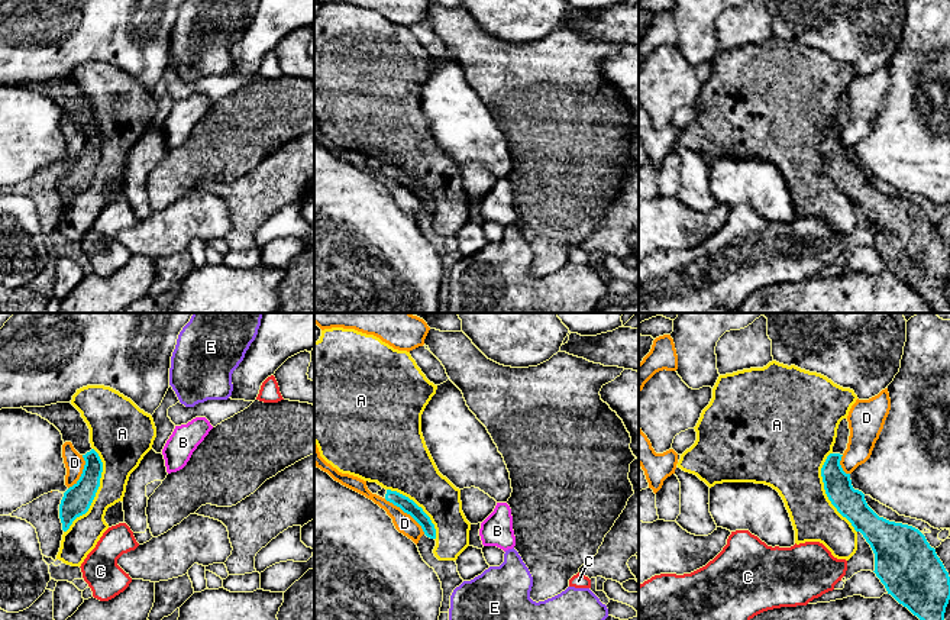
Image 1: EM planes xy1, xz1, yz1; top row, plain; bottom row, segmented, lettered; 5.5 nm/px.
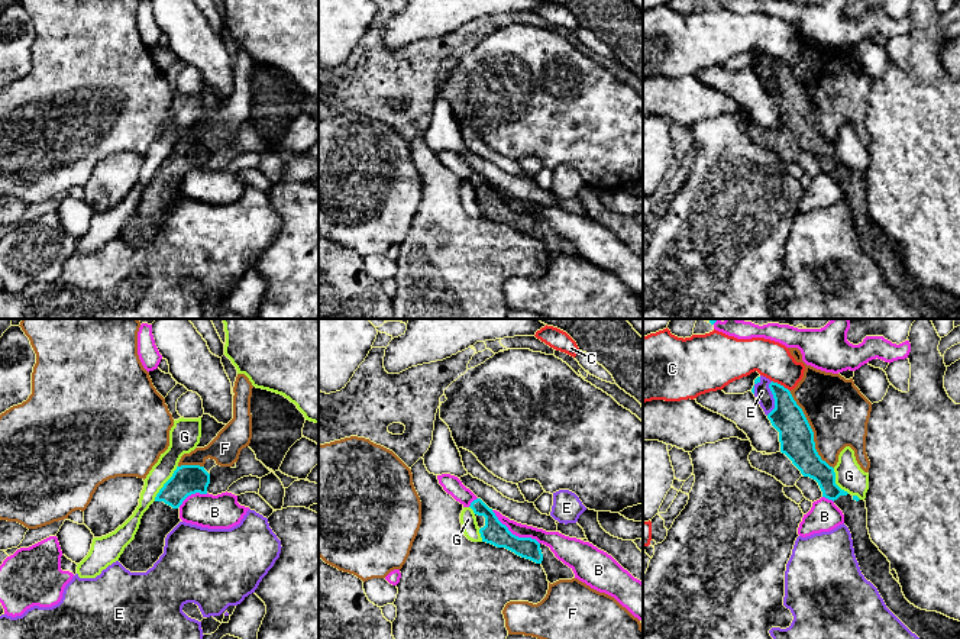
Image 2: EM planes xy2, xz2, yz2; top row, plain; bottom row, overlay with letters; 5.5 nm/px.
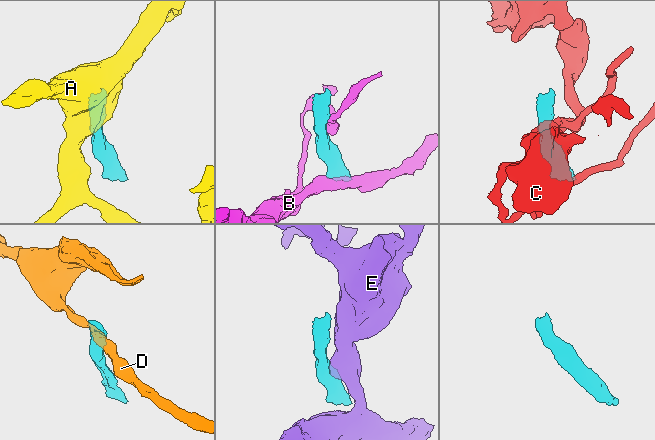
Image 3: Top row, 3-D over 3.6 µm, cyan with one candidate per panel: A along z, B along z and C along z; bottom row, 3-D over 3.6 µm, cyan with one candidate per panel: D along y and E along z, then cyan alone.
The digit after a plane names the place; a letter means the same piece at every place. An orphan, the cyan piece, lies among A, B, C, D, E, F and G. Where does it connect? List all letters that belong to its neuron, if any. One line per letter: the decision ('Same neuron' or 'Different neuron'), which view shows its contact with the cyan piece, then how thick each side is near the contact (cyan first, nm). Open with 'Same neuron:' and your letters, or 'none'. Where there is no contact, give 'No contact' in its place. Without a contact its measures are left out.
Same neuron: none
A: Different neuron. Touches cyan in xy1. Thickness 160 nm (cyan) against 220 nm
B: Different neuron. Touches cyan in xz2. Thickness 140 nm (cyan) against 110 nm
C: Different neuron. Touches cyan in yz2. Thickness 180 nm (cyan) against 200 nm
D: Different neuron. Touches cyan in xz1. Thickness 80 nm (cyan) against 110 nm
E: Different neuron. Touches cyan in yz2. Thickness 190 nm (cyan) against 90 nm
F: Different neuron. Touches cyan in yz2. Thickness 190 nm (cyan) against 340 nm
G: Different neuron. Touches cyan in xy2. Thickness 170 nm (cyan) against 140 nm

